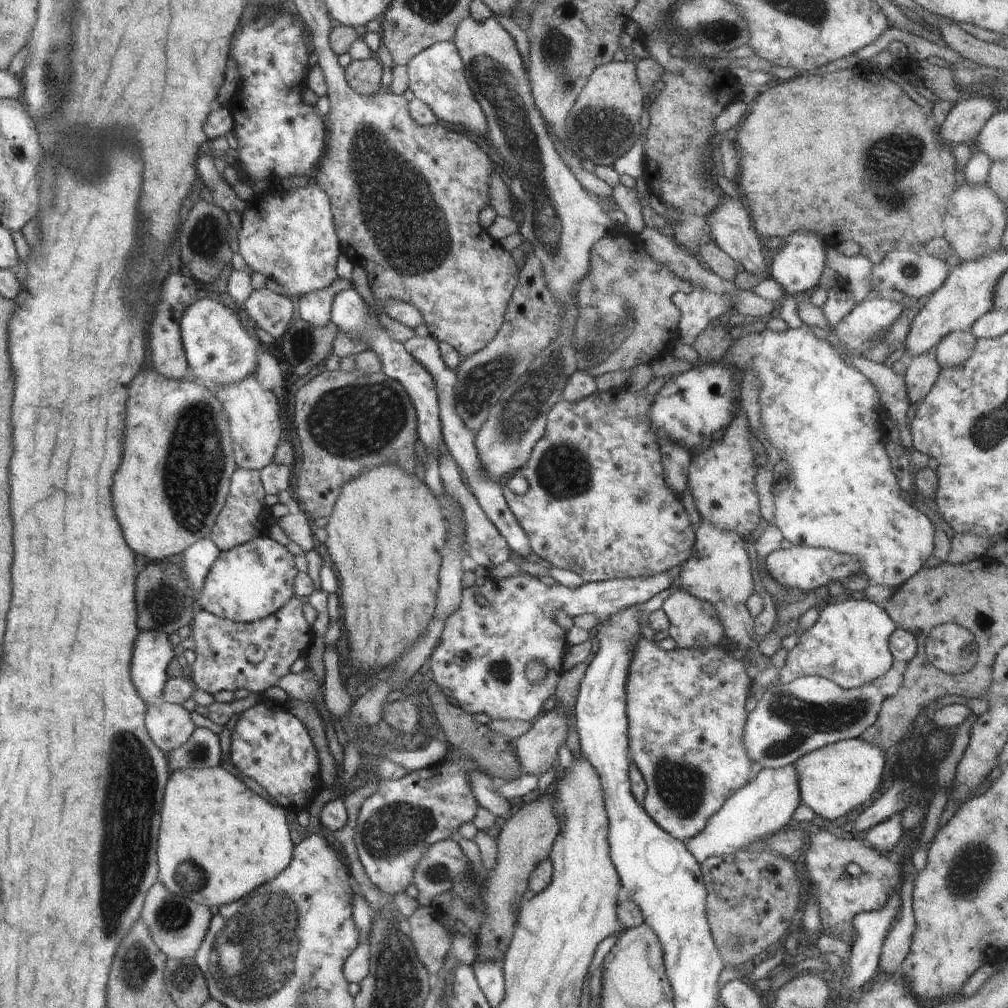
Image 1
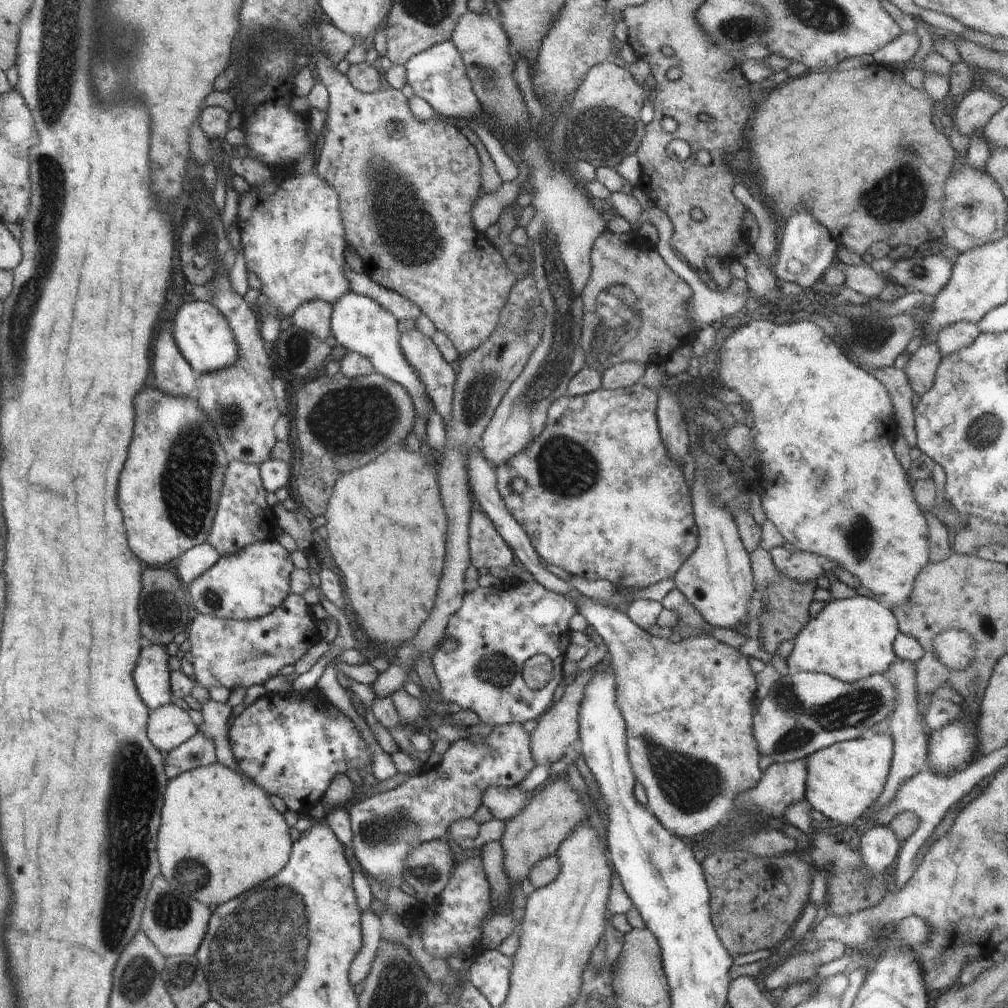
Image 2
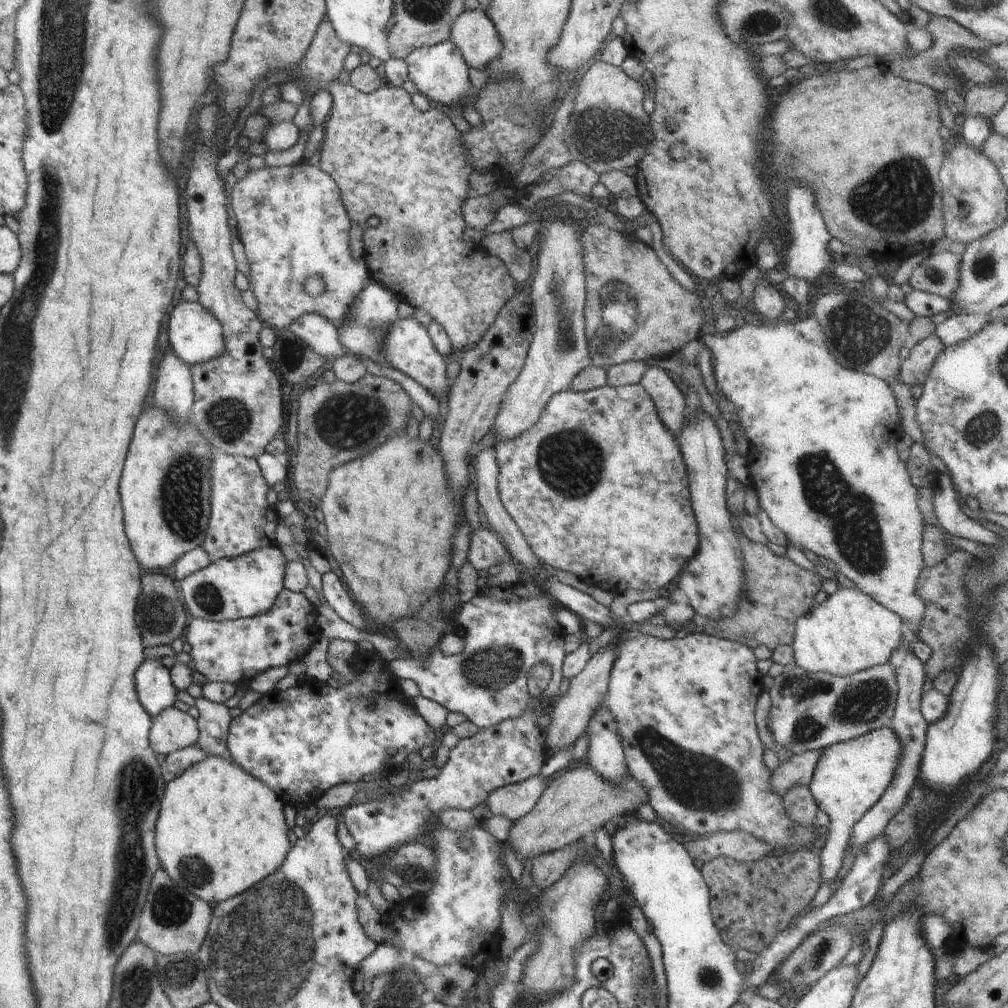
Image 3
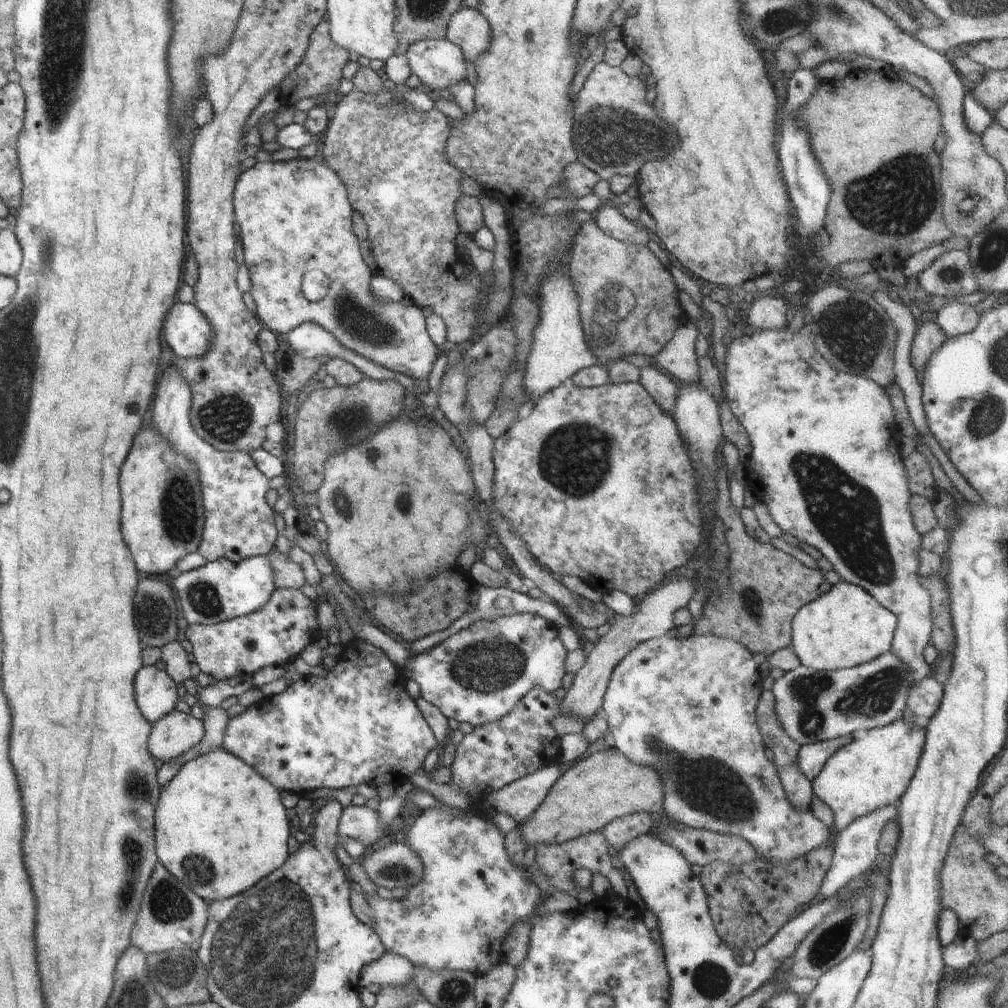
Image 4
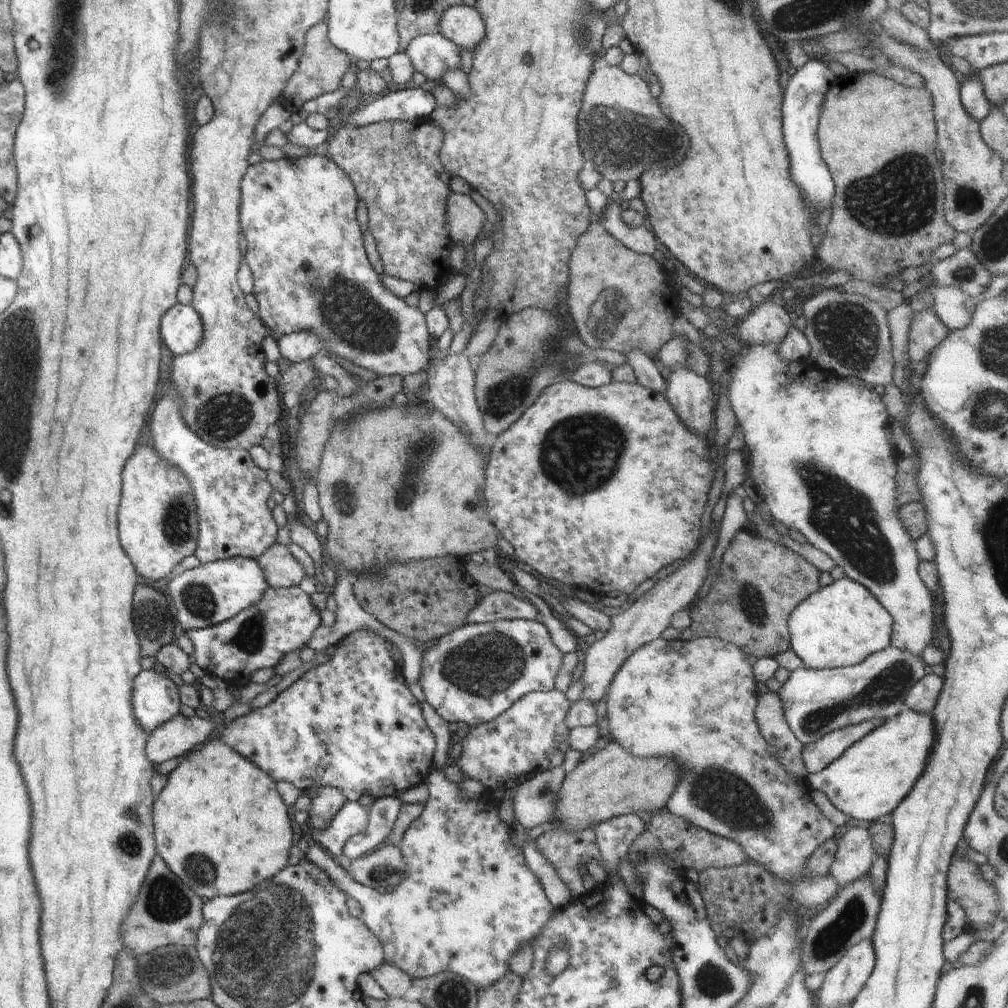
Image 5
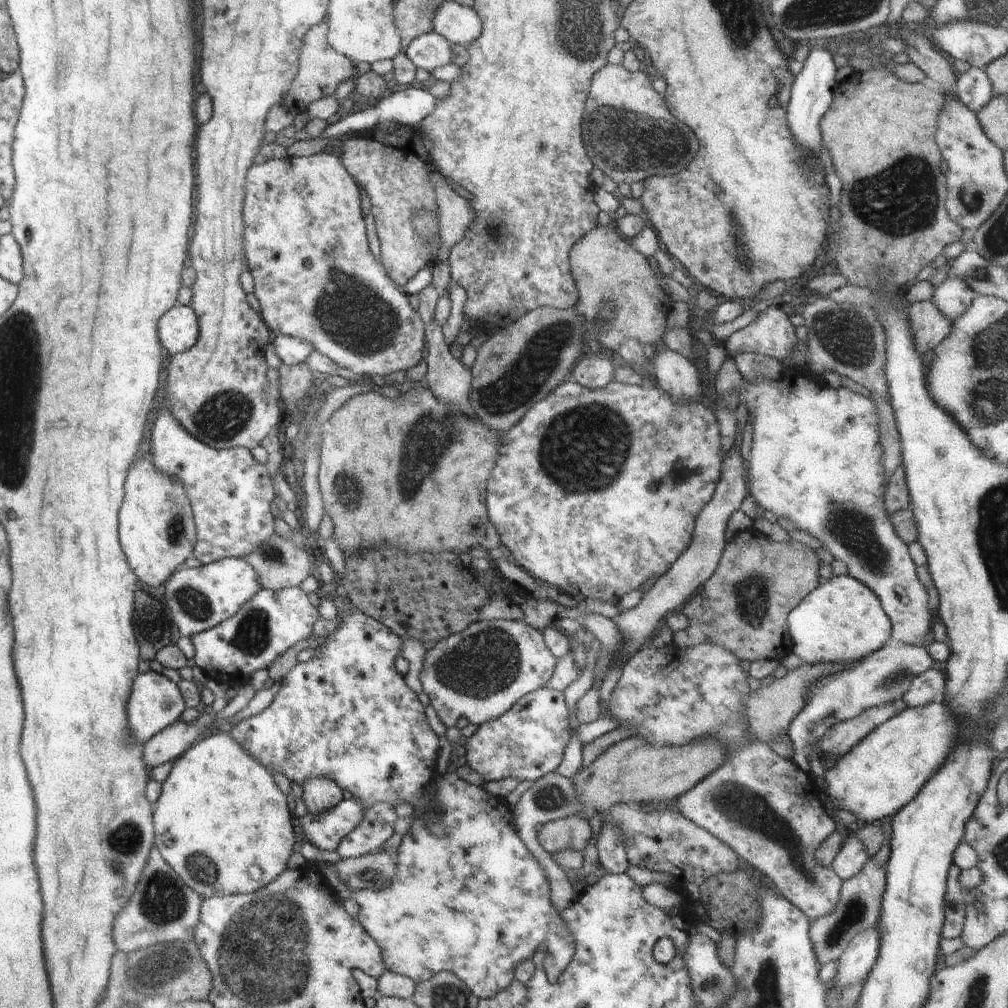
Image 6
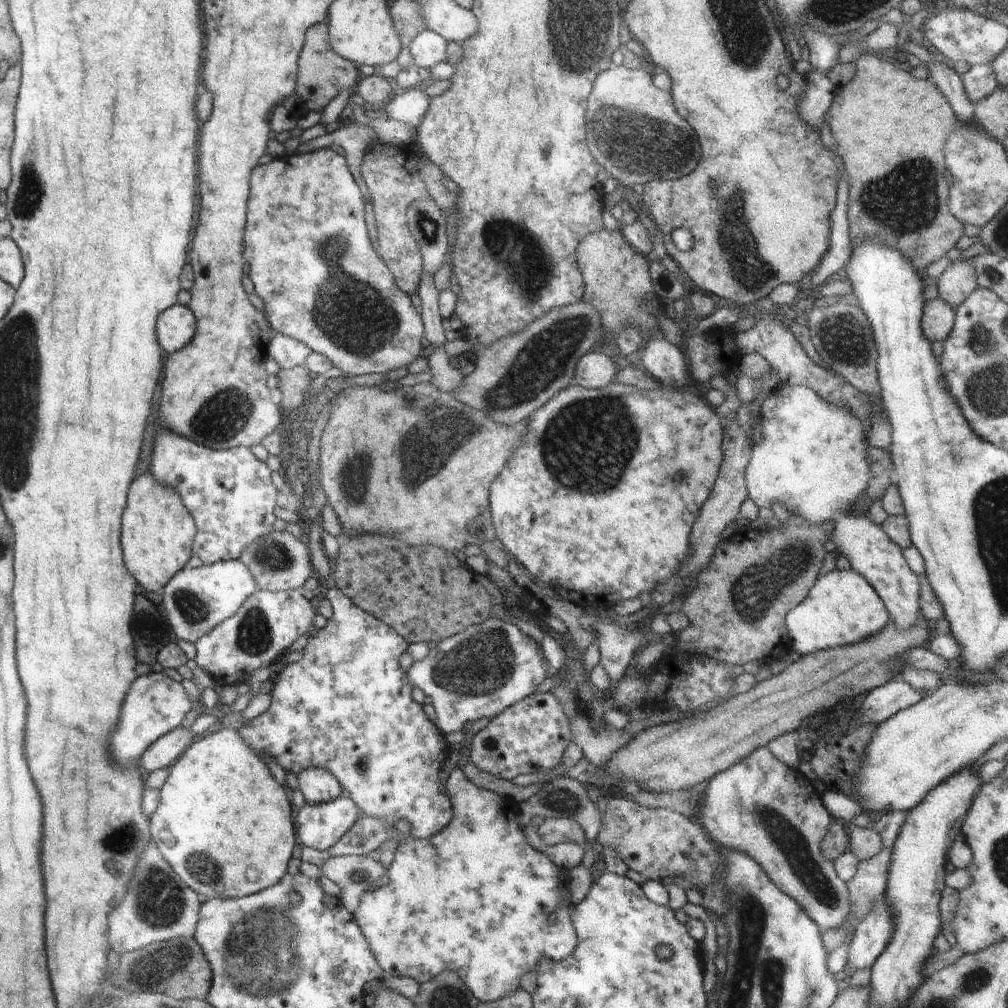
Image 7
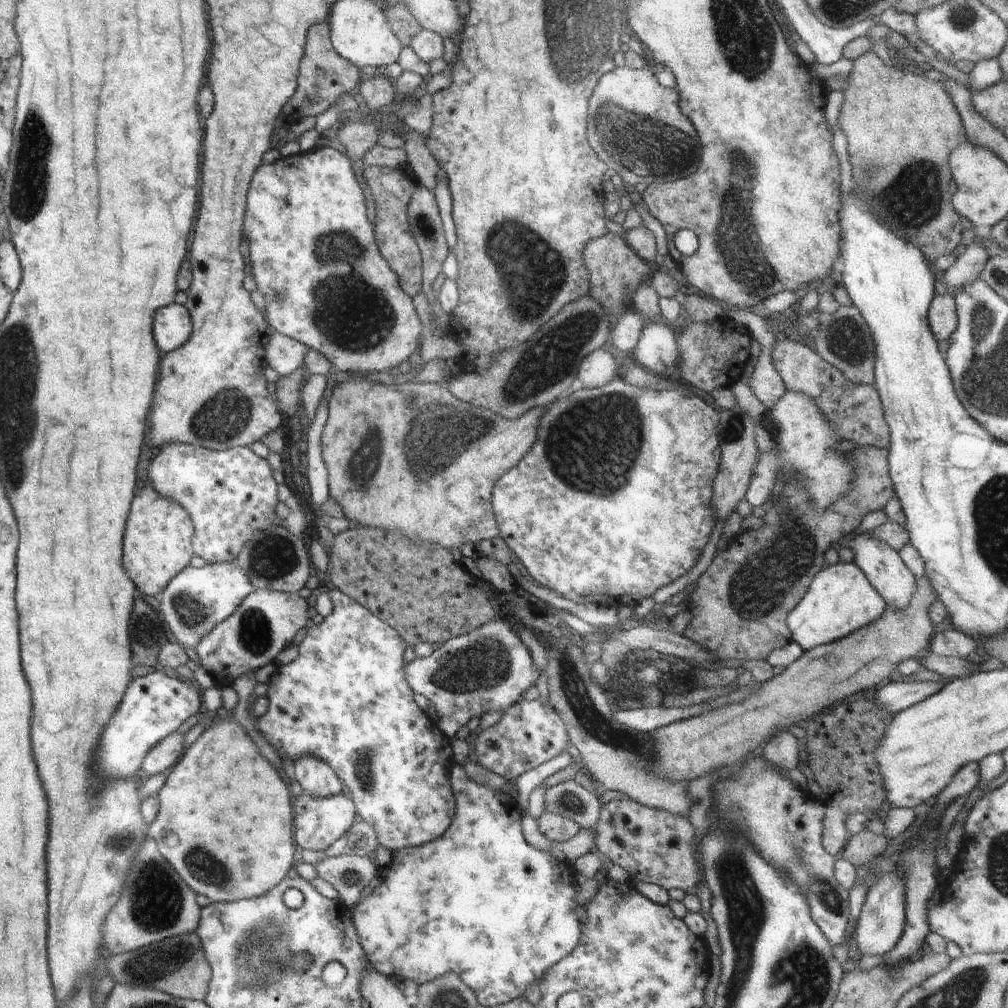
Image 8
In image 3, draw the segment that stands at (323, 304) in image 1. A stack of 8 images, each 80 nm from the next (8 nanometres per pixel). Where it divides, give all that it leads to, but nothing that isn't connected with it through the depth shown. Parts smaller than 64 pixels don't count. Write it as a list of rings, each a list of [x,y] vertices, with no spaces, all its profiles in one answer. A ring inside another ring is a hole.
[[[320,313],[302,315],[288,327],[296,336],[316,354],[326,358],[350,355],[341,344],[337,328]]]

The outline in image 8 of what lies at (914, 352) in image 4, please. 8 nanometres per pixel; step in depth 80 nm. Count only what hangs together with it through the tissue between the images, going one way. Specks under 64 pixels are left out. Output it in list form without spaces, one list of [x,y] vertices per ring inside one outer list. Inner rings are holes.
[[[950,294],[935,296],[928,310],[928,325],[936,341],[947,340],[957,328],[955,301]]]

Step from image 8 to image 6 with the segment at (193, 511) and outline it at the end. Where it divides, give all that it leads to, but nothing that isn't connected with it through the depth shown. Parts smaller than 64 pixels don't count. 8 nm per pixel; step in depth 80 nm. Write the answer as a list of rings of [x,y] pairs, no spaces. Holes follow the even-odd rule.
[[[162,410],[152,428],[150,454],[154,456],[153,462],[158,464],[160,473],[178,479],[186,488],[197,521],[197,546],[193,557],[202,565],[228,557],[244,558],[274,536],[274,517],[270,510],[274,498],[272,482],[266,468],[260,466],[249,449],[215,449],[190,434],[170,411]]]

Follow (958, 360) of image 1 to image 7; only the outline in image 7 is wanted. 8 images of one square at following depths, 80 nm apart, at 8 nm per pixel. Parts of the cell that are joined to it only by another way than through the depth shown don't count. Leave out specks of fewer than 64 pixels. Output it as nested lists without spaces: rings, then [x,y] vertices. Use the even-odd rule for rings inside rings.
[[[966,253],[959,260],[952,261],[938,279],[939,298],[944,298],[944,302],[954,309],[958,308],[958,304],[962,304],[976,288],[979,288],[976,270],[970,260],[972,257]]]

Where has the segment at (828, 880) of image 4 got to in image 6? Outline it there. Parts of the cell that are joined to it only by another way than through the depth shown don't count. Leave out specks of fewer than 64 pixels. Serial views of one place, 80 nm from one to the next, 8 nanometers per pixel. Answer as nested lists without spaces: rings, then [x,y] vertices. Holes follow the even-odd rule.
[[[850,835],[841,846],[831,867],[834,872],[842,879],[846,880],[856,876],[870,858],[864,843],[858,835]]]

